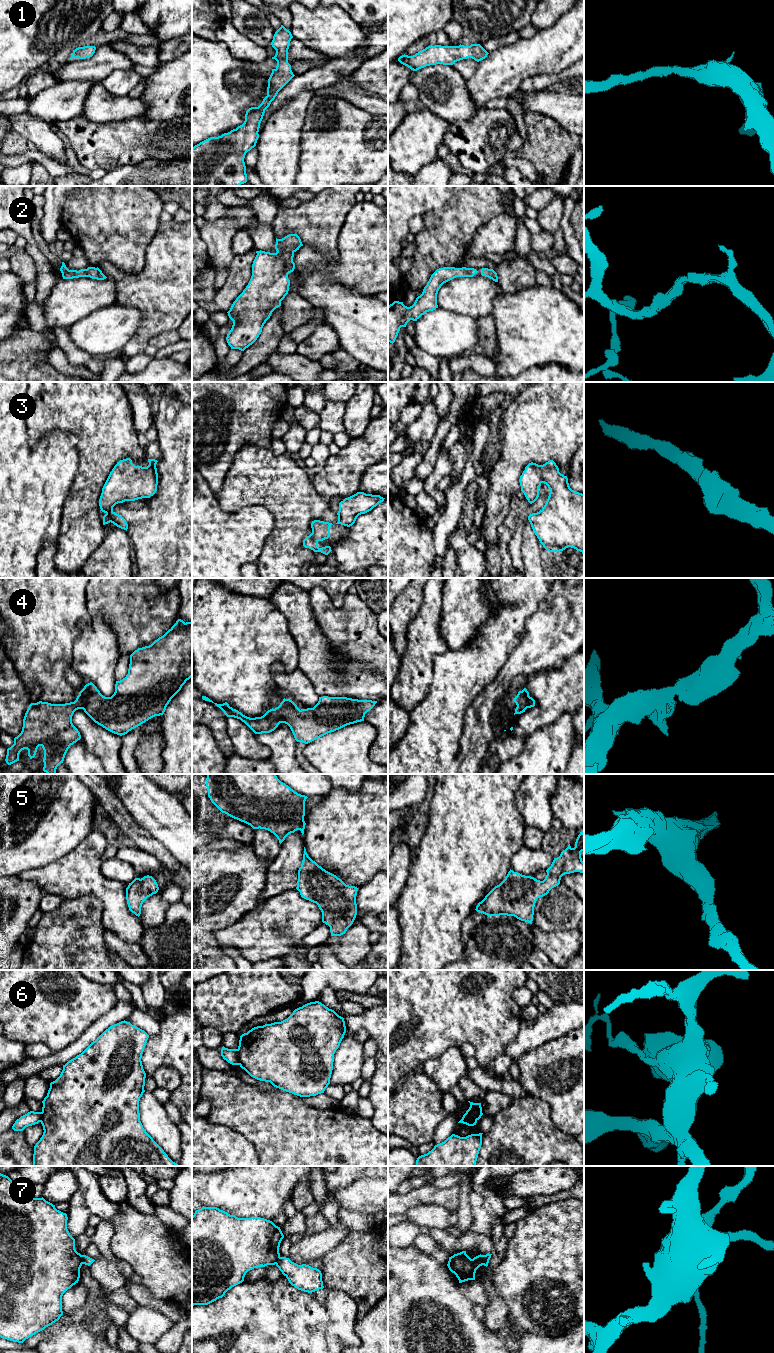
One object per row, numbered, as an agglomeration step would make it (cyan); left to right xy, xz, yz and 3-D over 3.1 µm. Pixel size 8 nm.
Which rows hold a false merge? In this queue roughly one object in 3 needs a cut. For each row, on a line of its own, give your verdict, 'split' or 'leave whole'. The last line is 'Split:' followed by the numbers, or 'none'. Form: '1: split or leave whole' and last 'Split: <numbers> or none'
1: leave whole
2: leave whole
3: leave whole
4: leave whole
5: leave whole
6: split
7: split
Split: 6, 7

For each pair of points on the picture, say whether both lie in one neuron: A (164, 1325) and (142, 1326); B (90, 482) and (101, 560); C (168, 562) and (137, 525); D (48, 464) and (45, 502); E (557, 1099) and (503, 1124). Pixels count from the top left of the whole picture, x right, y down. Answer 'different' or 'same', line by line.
A: same
B: different
C: same
D: same
E: different

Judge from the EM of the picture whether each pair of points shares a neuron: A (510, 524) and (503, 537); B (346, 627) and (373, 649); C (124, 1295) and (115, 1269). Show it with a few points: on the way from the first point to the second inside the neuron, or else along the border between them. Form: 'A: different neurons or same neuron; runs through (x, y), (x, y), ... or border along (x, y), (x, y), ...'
A: same neuron; runs through (510, 527), (506, 534)
B: same neuron; runs through (353, 633), (366, 644)
C: different neurons; border along (127, 1282), (108, 1294)

